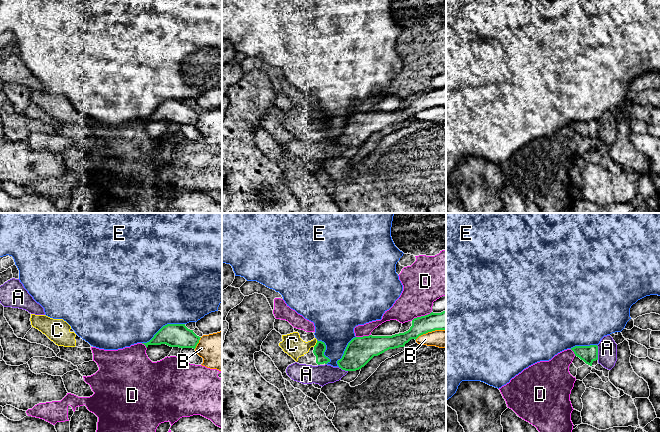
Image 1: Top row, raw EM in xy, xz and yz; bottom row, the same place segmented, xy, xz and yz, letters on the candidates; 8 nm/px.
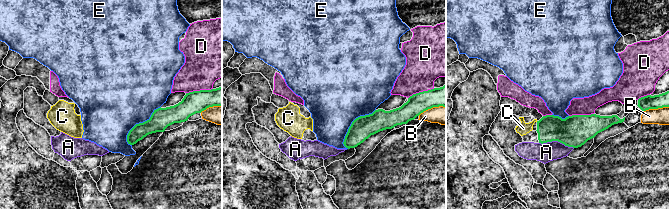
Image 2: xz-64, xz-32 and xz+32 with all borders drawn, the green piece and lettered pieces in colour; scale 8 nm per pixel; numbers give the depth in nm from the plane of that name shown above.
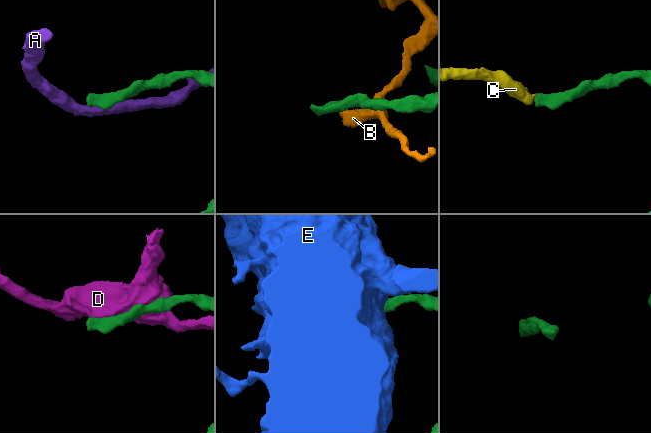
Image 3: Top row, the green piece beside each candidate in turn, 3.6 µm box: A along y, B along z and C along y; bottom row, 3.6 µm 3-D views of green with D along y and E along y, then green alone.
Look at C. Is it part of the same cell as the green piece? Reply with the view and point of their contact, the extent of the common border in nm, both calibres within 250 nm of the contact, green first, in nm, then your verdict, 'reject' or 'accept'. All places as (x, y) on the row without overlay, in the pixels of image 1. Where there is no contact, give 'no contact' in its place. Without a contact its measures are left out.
xz (316, 119) | 70 nm | 90/170 nm | accept

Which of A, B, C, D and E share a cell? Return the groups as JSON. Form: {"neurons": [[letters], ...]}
{"neurons": [["A"], ["B"], ["C"], ["D"], ["E"]]}

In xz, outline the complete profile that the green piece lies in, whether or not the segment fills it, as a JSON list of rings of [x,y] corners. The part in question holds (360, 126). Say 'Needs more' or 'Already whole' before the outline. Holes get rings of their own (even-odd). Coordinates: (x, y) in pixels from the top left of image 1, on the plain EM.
Already whole. [[[446,86],[441,89],[431,88],[428,91],[414,94],[412,102],[404,109],[392,112],[363,112],[353,114],[347,121],[344,130],[337,137],[339,144],[345,147],[356,147],[364,143],[374,132],[389,125],[404,123],[411,115],[435,106],[446,106]]]

